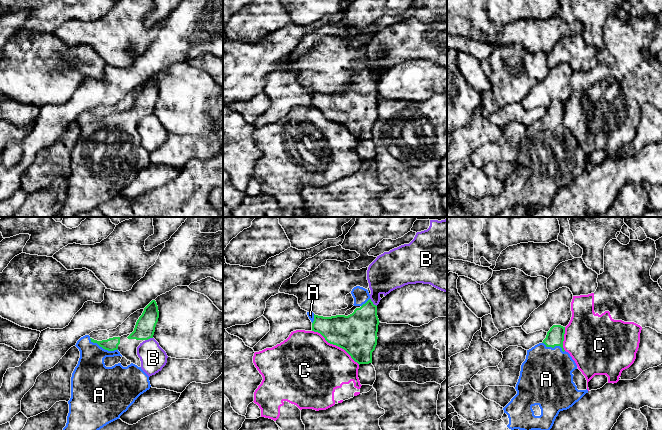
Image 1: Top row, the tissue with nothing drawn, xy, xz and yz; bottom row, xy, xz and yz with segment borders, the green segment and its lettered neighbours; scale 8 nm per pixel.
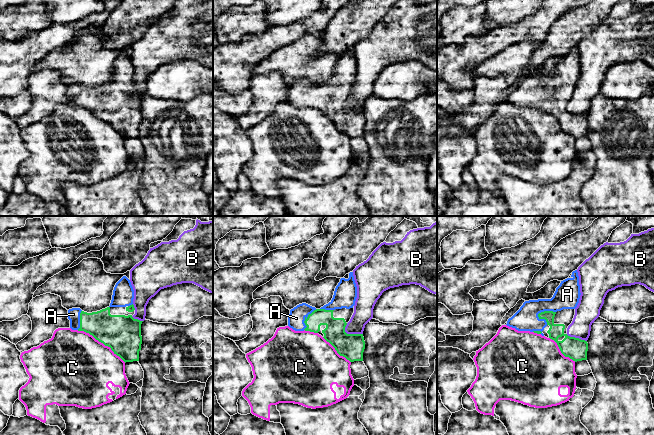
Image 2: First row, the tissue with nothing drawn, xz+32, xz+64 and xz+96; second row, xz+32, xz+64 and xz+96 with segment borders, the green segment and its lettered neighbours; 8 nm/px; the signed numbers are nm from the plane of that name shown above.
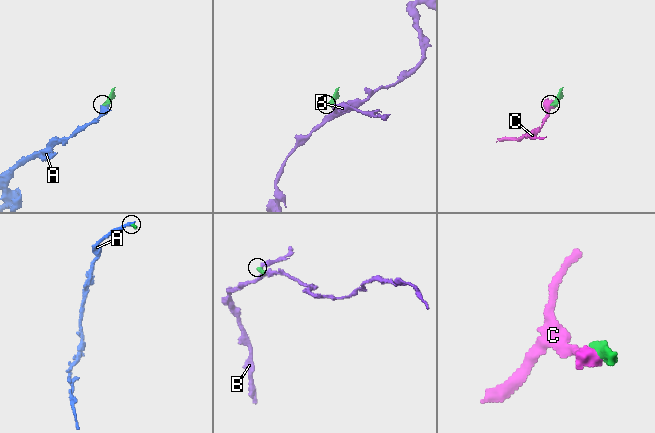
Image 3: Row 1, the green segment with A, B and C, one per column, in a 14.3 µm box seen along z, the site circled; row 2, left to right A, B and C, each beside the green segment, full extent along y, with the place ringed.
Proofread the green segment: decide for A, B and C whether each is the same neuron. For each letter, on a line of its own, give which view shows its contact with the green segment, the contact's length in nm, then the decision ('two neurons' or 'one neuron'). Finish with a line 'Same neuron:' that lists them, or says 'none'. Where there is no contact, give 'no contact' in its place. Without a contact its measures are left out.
A: meets green in xy; contact 240 nm long; one neuron
B: meets green in xz; contact 90 nm long; two neurons
C: meets green in xz; contact 480 nm long; two neurons
Same neuron: A

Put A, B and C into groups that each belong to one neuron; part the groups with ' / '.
A / B / C

